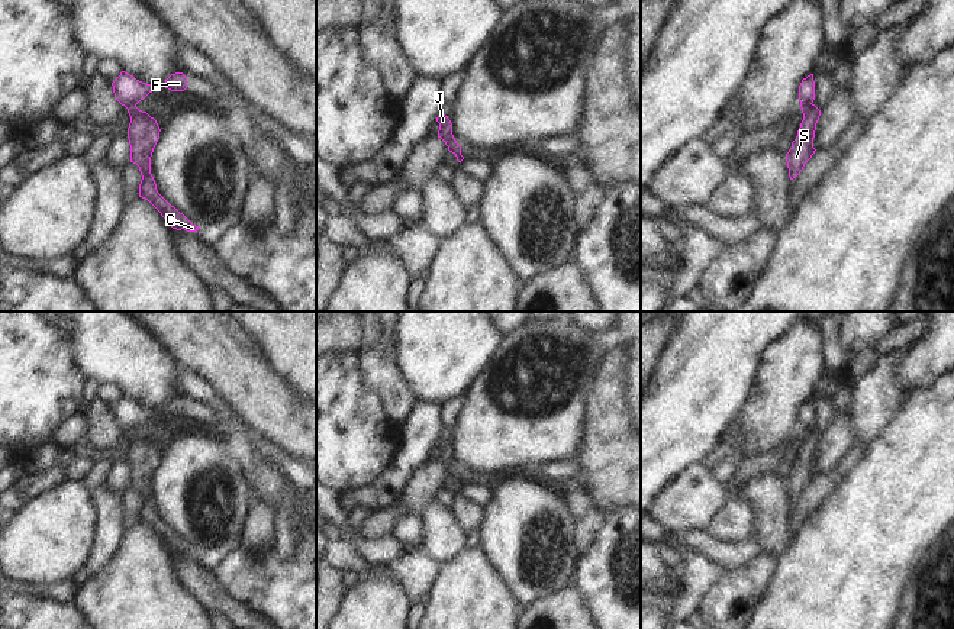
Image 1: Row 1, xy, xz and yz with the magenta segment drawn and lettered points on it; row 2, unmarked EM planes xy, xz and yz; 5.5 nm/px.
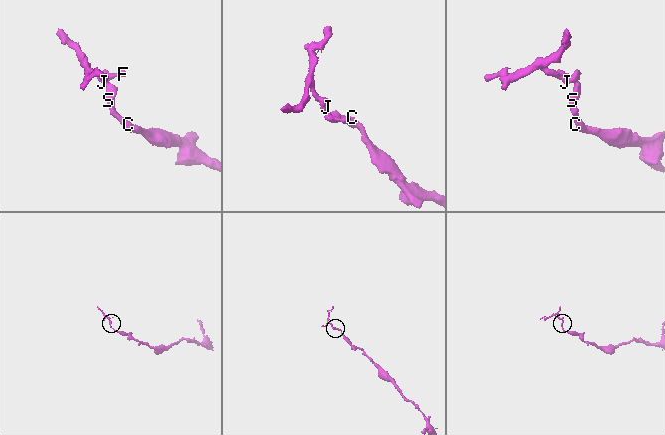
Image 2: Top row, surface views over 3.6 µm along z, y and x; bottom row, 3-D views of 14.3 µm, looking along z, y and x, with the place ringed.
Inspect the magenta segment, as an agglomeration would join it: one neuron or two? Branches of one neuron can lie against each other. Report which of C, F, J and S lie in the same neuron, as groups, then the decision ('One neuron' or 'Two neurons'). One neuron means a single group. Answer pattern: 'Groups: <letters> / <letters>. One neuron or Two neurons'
Groups: C S / F J. Two neurons.

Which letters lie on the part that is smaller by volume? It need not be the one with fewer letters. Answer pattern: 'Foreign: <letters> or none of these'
Foreign: F, J.

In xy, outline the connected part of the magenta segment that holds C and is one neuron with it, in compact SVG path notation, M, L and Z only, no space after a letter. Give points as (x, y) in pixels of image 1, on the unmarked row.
M136 430L128 433L128 438L130 441L130 448L128 452L130 487L139 491L142 500L139 522L148 525L173 554L184 554L187 557L197 558L199 551L193 549L158 517L155 504L151 499L151 481L161 457L157 445L146 436L139 435Z

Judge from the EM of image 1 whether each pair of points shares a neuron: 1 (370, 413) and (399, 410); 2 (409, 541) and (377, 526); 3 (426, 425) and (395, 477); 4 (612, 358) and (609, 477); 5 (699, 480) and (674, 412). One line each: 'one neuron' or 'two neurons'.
1: two neurons
2: two neurons
3: one neuron
4: one neuron
5: two neurons

